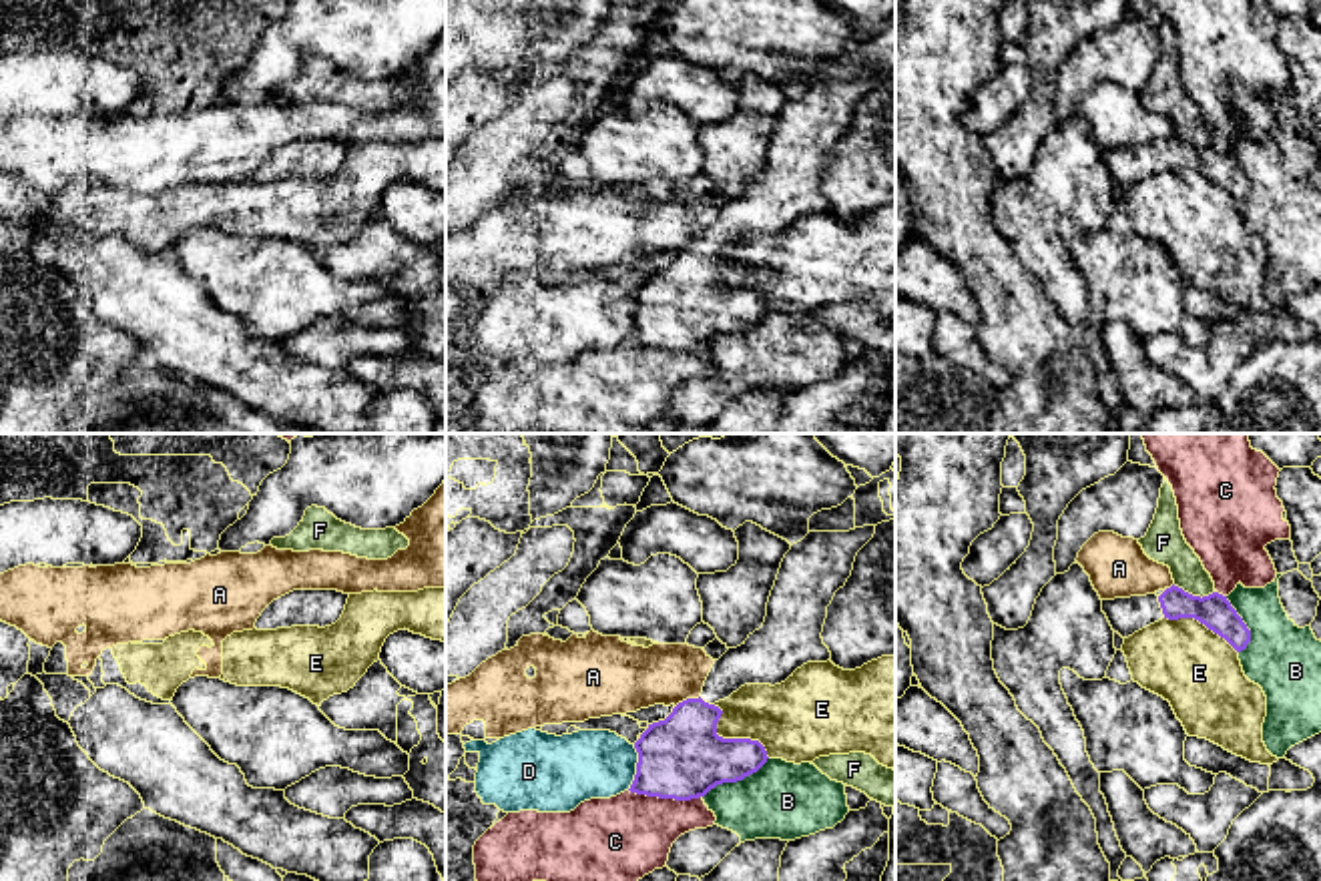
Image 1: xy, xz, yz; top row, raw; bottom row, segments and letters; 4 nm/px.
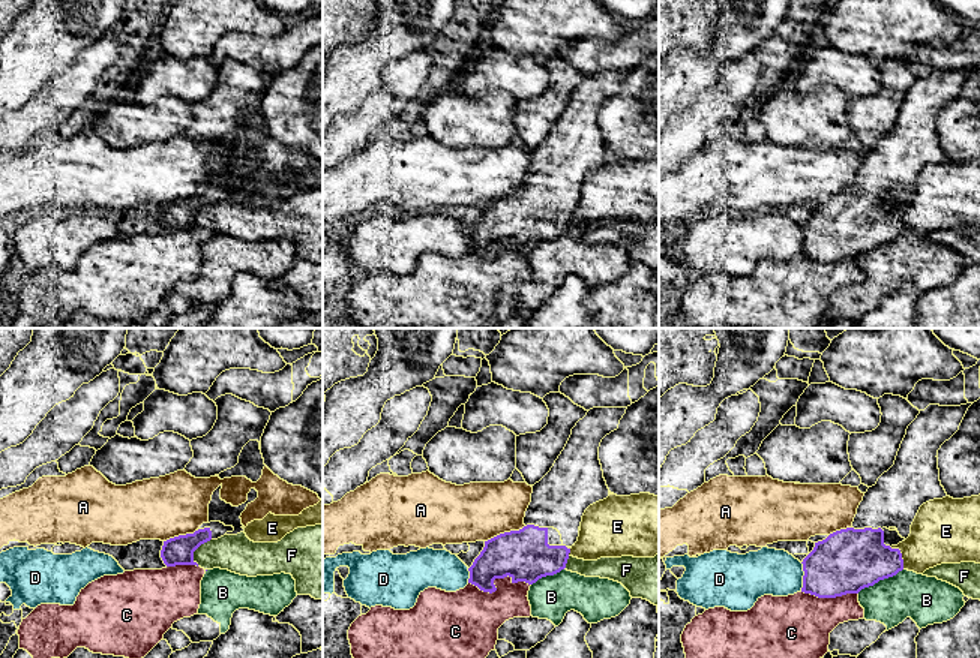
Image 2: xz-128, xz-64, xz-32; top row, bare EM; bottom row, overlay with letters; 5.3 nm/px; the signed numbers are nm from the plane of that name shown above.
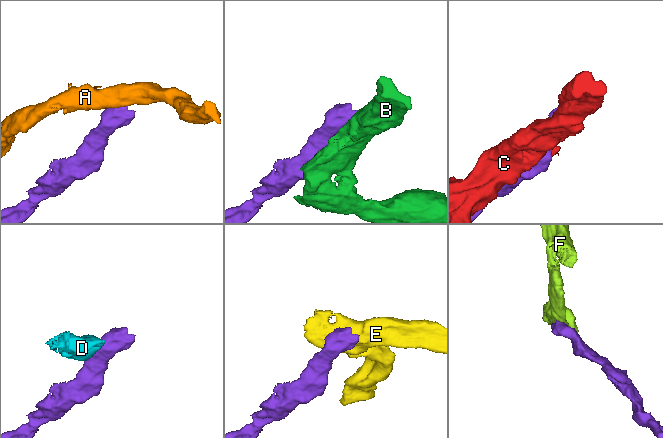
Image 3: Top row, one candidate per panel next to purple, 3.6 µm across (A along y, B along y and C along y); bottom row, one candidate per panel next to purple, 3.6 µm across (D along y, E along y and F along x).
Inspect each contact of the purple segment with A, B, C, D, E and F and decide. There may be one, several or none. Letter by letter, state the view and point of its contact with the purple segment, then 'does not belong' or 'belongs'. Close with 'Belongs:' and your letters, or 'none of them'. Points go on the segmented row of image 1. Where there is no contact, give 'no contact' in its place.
A: xz (687, 699) | does not belong
B: xz (735, 781) | does not belong
C: xz (665, 797) | does not belong
D: xz (637, 767) | does not belong
E: xz (731, 739) | does not belong
F: yz (1195, 597) | does not belong
Belongs: none of them

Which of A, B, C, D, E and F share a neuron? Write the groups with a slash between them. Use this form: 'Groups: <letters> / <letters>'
Groups: A / B / C / D / E / F

